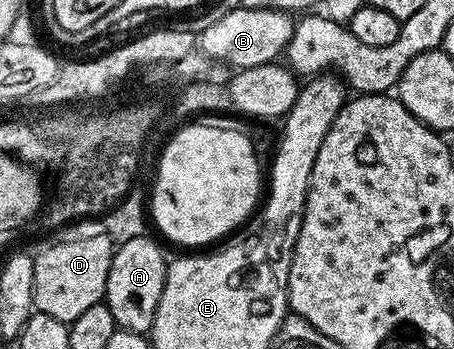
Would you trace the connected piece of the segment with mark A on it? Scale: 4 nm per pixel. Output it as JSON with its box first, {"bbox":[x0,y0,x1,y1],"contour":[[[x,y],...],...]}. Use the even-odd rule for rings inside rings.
{"bbox":[104,235,167,333],"contour":[[[144,235],[121,243],[114,252],[111,271],[107,275],[104,304],[108,305],[117,329],[132,333],[150,332],[160,296],[163,295],[167,256],[155,242],[148,239]]]}

